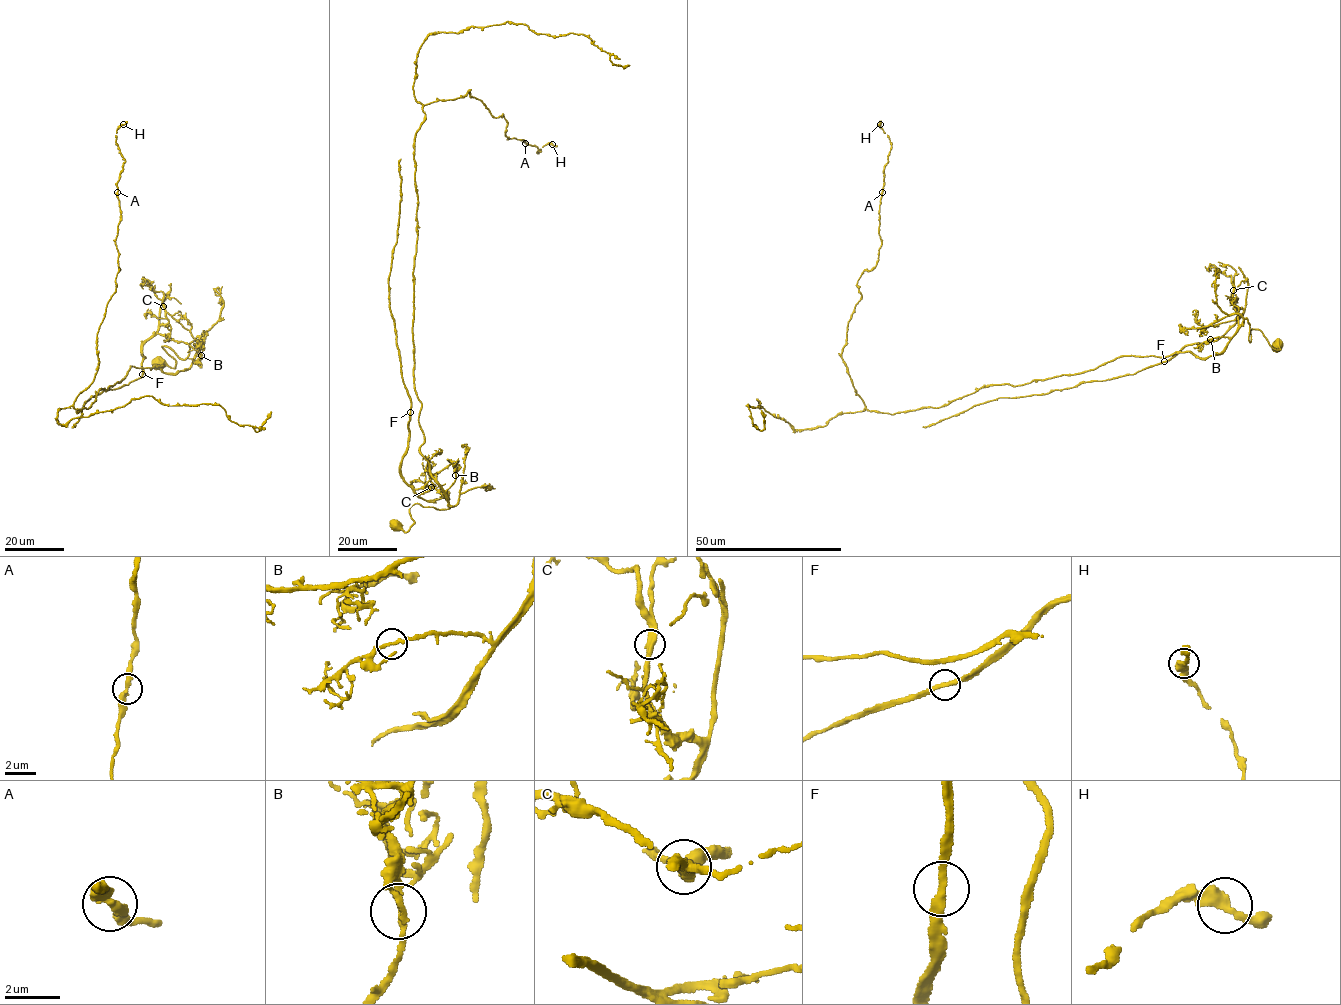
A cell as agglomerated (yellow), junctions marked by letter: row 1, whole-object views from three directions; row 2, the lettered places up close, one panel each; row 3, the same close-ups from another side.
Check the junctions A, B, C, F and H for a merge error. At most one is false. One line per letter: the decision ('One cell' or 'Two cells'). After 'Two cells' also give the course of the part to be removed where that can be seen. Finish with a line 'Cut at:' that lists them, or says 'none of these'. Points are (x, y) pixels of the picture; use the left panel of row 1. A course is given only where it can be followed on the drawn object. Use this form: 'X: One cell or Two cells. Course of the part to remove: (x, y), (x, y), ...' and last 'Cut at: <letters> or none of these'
A: One cell
B: One cell
C: Two cells. Course of the part to remove: (163, 306), (168, 322), (143, 343), (142, 375), (90, 396), (74, 427)
F: One cell
H: One cell
Cut at: C

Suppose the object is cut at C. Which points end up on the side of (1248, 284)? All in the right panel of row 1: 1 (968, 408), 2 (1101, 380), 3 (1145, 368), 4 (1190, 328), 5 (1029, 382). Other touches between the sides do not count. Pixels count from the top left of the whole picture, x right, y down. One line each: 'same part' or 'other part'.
1: same part
2: same part
3: same part
4: other part
5: other part

